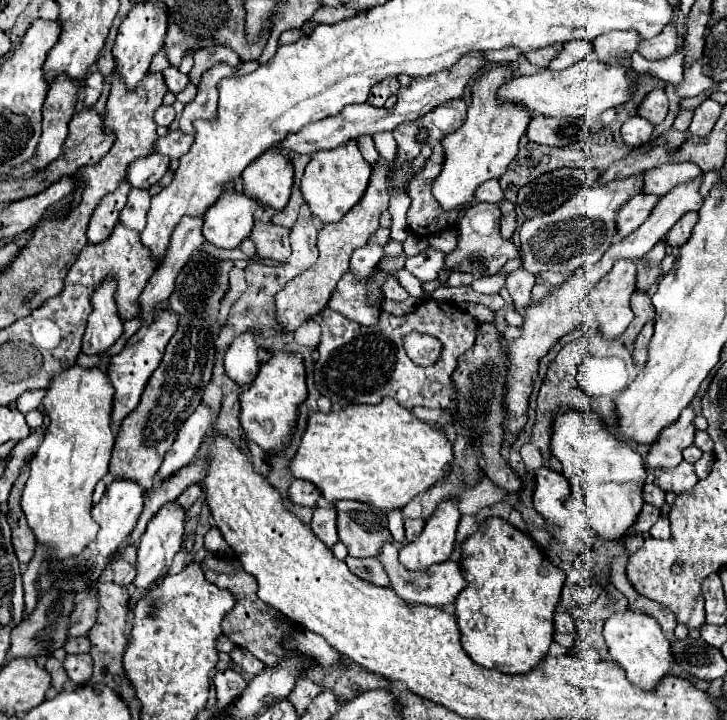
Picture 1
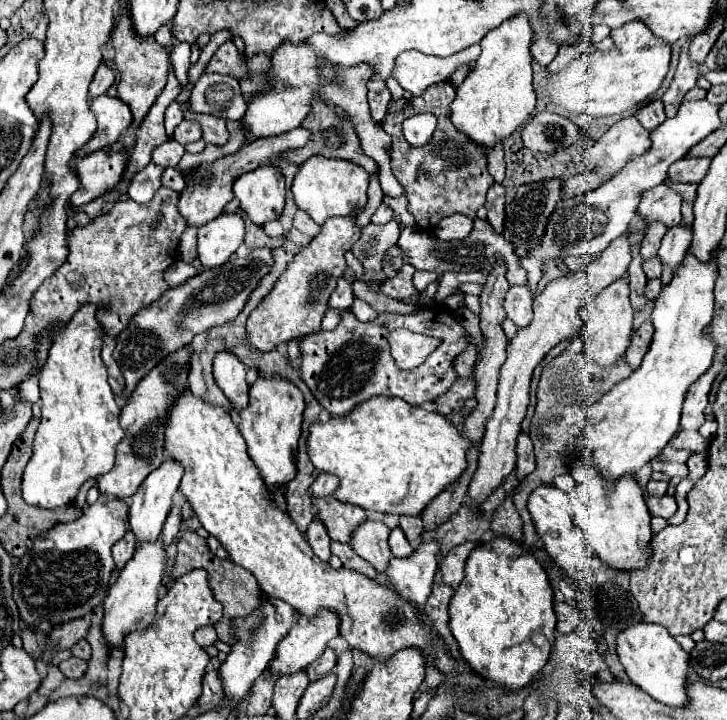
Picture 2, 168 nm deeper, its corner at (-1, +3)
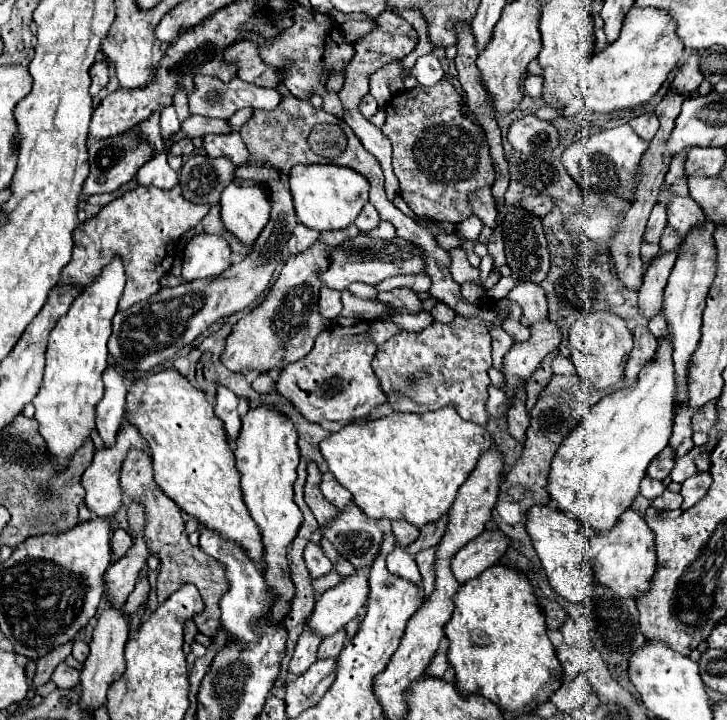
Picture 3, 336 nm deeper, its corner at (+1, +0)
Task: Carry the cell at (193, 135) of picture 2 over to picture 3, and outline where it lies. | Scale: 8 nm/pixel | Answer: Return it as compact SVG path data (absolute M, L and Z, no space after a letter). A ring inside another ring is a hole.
M189 116L181 124L181 132L187 138L197 138L203 134L225 134L231 132L227 120L217 120L217 118L203 118L203 116Z

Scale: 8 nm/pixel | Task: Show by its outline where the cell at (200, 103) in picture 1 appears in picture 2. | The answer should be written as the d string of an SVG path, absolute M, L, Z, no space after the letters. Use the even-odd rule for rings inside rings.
M185 113L185 119L195 119L203 127L203 141L213 143L213 145L225 145L229 139L226 123L219 117L213 115L195 115L195 113Z

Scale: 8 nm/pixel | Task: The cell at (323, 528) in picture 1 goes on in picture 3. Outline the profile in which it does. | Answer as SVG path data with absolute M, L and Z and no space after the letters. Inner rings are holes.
M309 542L309 544L305 546L305 564L307 564L307 568L309 568L311 578L325 576L325 574L333 568L333 564L329 562L329 558L325 558L321 546L315 544L315 542Z

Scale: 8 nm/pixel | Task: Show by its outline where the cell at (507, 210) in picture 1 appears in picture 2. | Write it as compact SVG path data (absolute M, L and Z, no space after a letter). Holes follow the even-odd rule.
M493 183L487 191L487 221L495 231L503 231L503 219L505 219L505 189L499 183Z

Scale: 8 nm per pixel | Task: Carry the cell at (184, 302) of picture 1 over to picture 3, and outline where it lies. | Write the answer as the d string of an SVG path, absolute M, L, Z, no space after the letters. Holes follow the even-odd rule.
M125 416L123 422L121 422L121 428L117 432L117 438L115 438L115 448L113 446L105 446L101 450L95 452L93 456L93 462L91 466L85 470L81 482L83 482L83 488L85 488L85 504L91 512L95 512L97 516L101 518L109 518L113 516L121 502L123 502L123 490L121 490L121 466L127 458L127 452L129 448L139 448L139 450L149 450L149 444L145 442L145 438L141 438L141 434L137 434L137 428L133 428L133 424L129 422L129 418Z

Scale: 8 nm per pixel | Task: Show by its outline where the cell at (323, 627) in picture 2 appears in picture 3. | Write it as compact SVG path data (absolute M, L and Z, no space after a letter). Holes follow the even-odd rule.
M357 570L357 574L345 578L319 596L311 616L305 622L307 628L321 638L337 634L345 628L347 622L357 618L359 610L367 602L367 594L367 574L363 570Z

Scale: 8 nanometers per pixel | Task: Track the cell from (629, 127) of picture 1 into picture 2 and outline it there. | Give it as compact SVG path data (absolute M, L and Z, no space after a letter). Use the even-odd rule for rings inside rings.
M625 117L591 147L587 147L585 157L599 177L611 179L627 161L643 155L649 147L649 131L643 129L635 117Z

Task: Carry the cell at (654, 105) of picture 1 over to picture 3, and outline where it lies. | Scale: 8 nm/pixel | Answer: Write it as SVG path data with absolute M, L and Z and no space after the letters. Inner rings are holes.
M653 112L635 116L629 124L631 124L631 128L633 128L643 140L647 140L647 142L655 136L655 132L657 132L657 128L659 128L659 120L657 120L657 116L655 116Z

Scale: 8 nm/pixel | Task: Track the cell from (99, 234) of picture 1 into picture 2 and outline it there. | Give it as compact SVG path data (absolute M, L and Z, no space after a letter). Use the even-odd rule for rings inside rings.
M169 67L167 87L157 97L157 101L151 105L147 117L141 121L139 129L135 131L137 139L135 139L135 145L129 153L129 165L127 165L127 171L125 171L123 179L131 179L137 171L141 171L147 163L151 163L153 149L167 141L167 133L165 133L165 127L163 127L163 117L165 117L165 109L177 99L179 93L181 93L181 85L179 85L179 81L175 79L175 73Z

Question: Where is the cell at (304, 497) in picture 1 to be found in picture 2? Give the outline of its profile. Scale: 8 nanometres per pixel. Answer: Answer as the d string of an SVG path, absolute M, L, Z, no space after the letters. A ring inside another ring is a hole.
M319 473L319 477L311 485L311 495L315 495L315 497L329 497L329 495L335 493L337 487L339 487L339 479L335 479L329 473Z

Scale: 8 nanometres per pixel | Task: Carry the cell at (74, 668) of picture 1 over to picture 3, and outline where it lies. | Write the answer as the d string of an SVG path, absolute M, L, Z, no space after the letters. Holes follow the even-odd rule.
M61 662L57 666L57 670L53 672L53 682L59 686L59 688L77 688L79 686L79 670L75 668L69 668L65 662Z

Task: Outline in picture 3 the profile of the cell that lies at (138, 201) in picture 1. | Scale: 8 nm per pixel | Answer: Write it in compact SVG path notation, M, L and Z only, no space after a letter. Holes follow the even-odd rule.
M155 154L151 160L147 160L139 172L137 172L137 184L139 186L157 186L157 188L173 188L177 186L177 172L169 168L167 154Z

